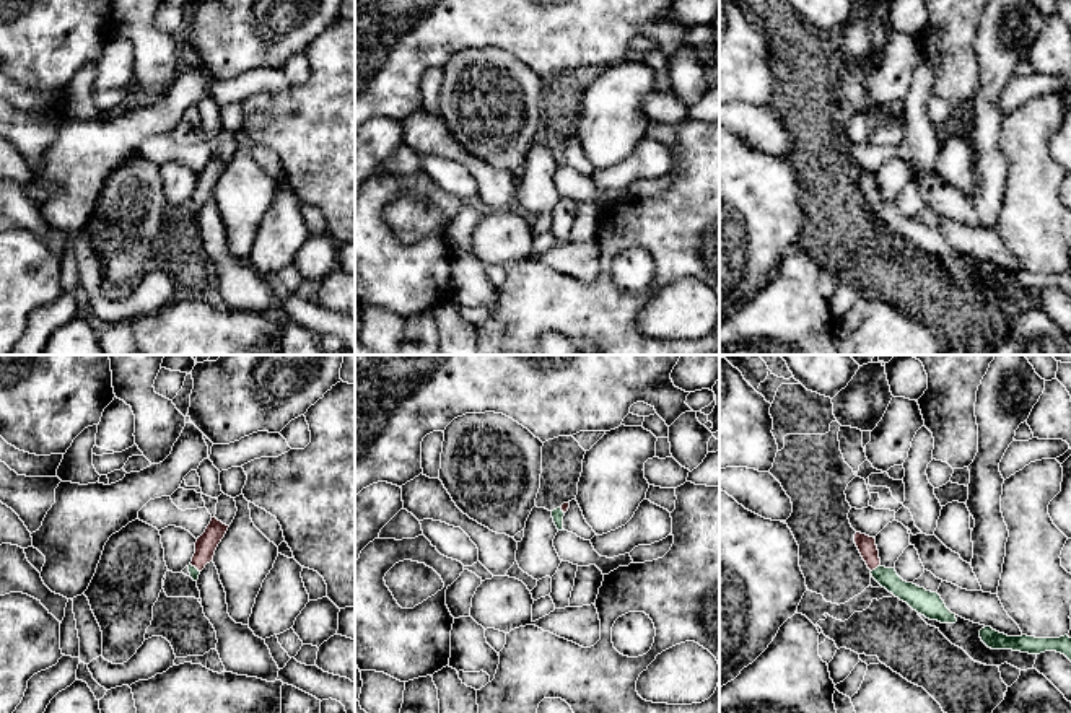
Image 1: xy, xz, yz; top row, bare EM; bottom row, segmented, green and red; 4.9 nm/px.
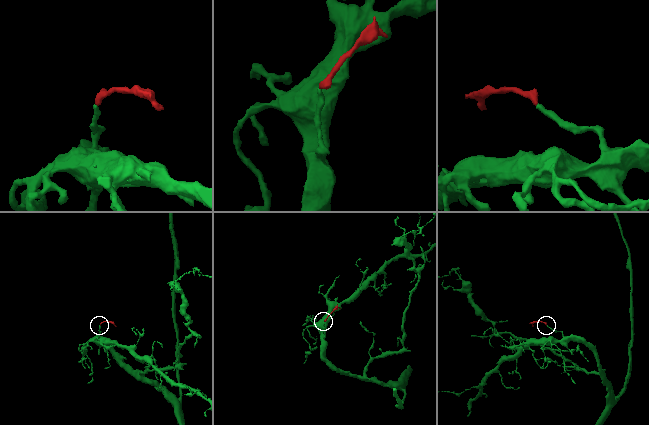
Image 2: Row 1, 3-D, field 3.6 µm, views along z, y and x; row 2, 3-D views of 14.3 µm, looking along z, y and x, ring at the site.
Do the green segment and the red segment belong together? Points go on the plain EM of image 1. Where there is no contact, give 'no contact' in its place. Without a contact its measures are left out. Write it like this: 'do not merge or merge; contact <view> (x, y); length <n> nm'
merge; contact yz (876, 204); length 60 nm

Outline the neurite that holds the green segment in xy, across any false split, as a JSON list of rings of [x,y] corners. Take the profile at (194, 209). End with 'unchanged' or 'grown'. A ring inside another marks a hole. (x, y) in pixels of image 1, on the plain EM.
[[[212,153],[205,168],[195,177],[195,189],[189,200],[189,208],[194,217],[199,215],[200,207],[207,199],[213,195],[215,186],[221,174],[225,173],[230,161],[223,160],[216,153]]]; grown

